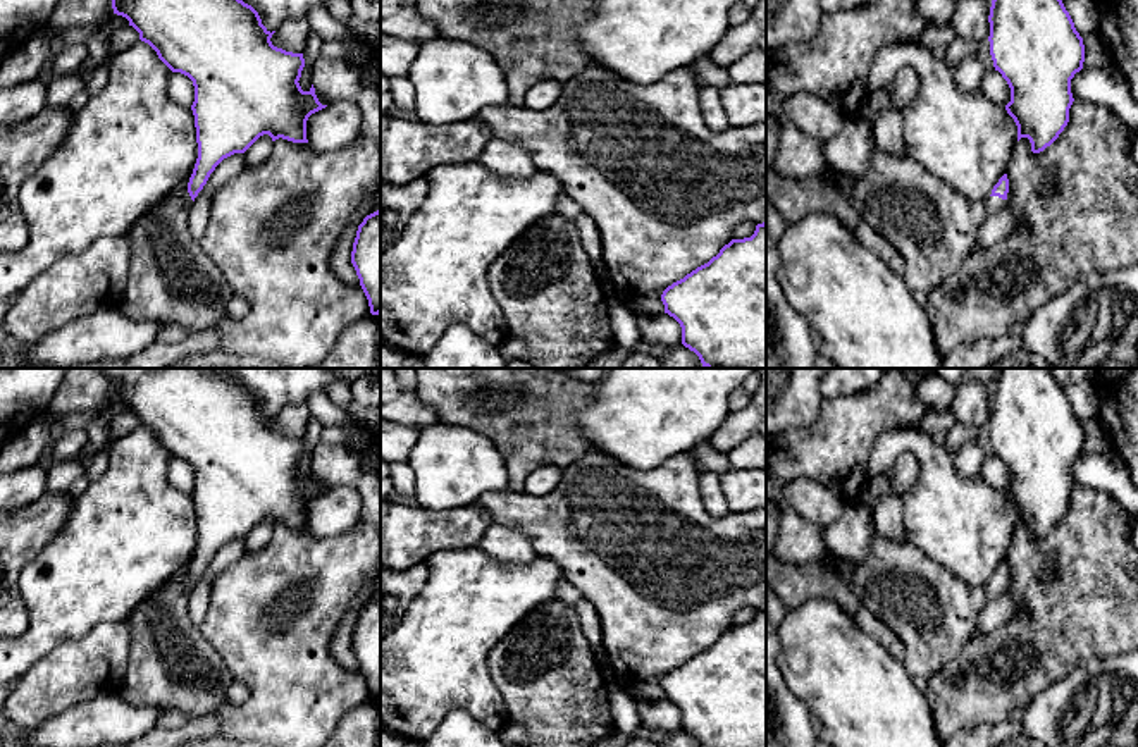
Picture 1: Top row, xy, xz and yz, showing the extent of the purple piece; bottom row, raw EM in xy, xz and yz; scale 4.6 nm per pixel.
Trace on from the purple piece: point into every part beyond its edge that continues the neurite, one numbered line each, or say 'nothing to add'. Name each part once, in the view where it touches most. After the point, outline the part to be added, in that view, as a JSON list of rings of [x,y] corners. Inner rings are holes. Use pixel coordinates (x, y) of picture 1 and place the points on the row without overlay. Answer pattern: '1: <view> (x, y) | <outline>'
1: yz (994, 589) | [[[988,582],[988,583],[985,585],[985,589],[986,589],[988,601],[993,601],[993,599],[997,599],[999,596],[1004,594],[1004,590],[1007,589],[1007,585],[1002,585],[1002,583],[999,583],[999,582]]]

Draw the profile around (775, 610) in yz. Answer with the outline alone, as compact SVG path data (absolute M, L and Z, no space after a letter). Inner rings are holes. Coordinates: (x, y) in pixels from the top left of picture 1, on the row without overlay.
M766 587L766 618L770 623L778 630L782 621L787 616L787 608L785 604L776 597L776 594Z

